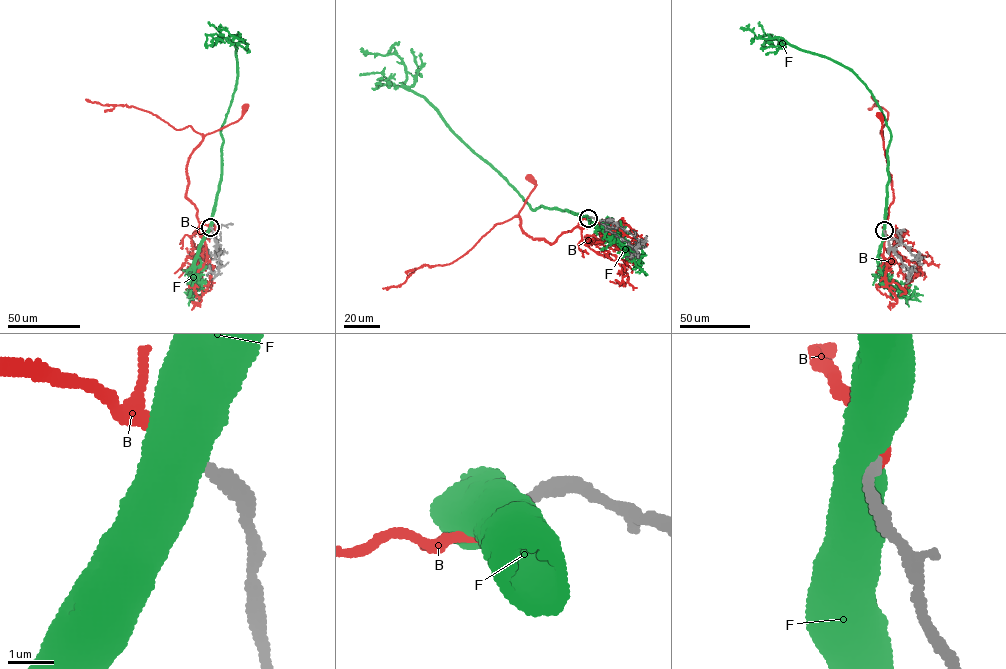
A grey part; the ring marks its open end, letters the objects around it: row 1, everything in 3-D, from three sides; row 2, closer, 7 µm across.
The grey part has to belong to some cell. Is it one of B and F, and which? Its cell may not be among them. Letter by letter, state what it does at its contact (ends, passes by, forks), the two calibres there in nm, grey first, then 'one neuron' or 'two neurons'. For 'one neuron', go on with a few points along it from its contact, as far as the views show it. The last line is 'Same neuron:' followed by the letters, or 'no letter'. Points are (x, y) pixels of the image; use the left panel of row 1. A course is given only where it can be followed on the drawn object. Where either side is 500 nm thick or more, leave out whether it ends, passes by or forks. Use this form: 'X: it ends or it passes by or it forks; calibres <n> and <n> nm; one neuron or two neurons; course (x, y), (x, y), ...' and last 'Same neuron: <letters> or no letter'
B: it ends; calibres 200 and 200 nm; one neuron; course (210, 227), (200, 223), (196, 207), (185, 196), (188, 158), (204, 136), (240, 118), (245, 106)
F: calibres 240 and 800 nm; two neurons
Same neuron: B

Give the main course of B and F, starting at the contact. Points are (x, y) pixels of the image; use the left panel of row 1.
B: (210, 227), (200, 223), (196, 207), (185, 196), (188, 158), (204, 136), (240, 118), (245, 106)
F: (210, 227), (221, 173), (221, 128), (238, 75), (237, 48), (228, 38), (240, 36), (218, 29)

